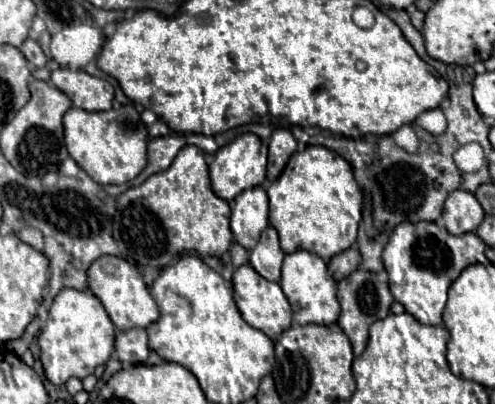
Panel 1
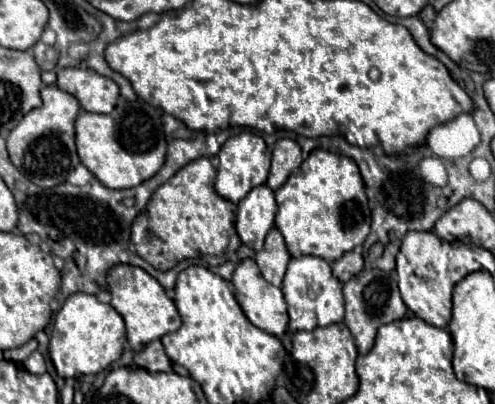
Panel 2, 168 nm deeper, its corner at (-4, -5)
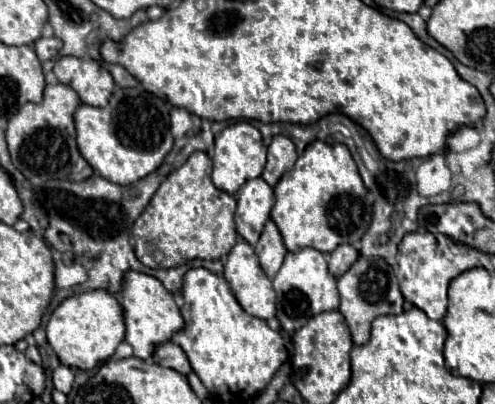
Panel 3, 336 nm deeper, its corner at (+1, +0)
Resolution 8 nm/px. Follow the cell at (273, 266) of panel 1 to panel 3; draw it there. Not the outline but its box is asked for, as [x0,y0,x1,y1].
[256,219,286,279]

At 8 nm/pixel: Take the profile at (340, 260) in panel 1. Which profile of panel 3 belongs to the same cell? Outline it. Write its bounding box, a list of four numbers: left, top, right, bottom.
[328,243,358,277]

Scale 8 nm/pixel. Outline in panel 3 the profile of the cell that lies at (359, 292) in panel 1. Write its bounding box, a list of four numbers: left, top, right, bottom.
[338,255,404,345]

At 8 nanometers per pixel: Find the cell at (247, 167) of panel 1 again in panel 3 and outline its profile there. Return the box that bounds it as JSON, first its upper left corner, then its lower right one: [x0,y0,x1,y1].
[212,121,266,195]

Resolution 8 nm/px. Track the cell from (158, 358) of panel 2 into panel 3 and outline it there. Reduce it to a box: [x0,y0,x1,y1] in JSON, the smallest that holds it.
[152,343,192,375]

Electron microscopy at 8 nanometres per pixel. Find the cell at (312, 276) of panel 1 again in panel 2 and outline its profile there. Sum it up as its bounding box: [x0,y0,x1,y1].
[281,256,343,330]

